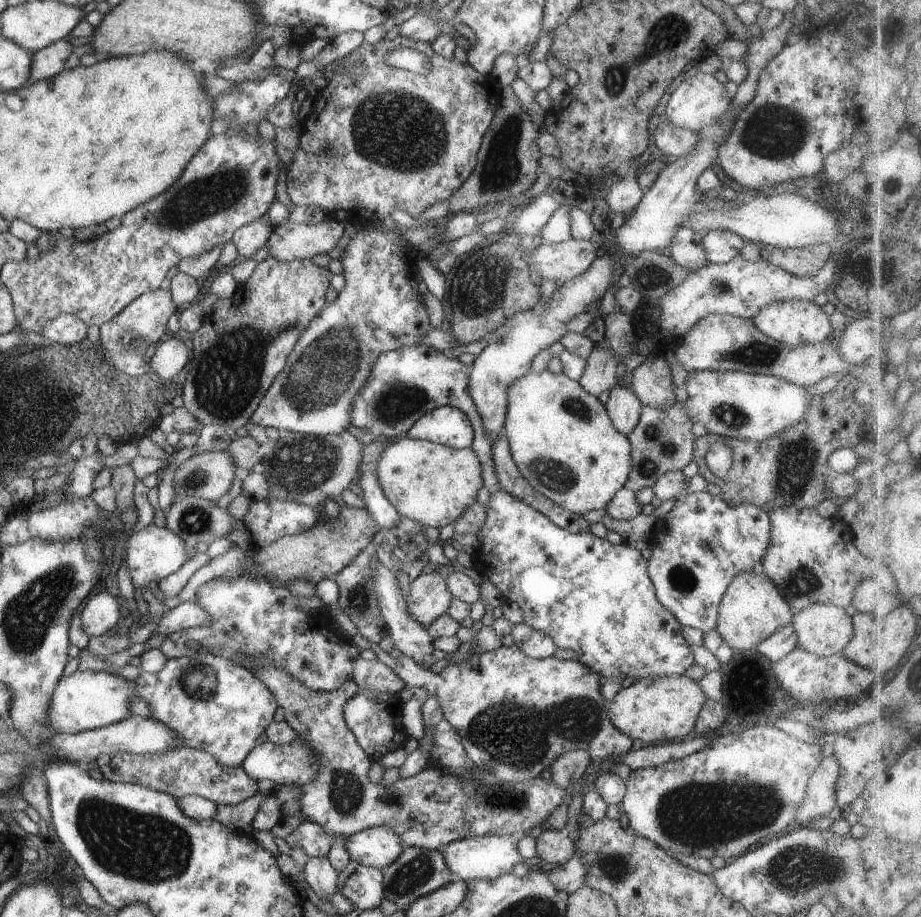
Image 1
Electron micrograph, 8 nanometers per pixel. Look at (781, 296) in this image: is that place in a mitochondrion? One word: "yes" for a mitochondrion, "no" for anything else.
no

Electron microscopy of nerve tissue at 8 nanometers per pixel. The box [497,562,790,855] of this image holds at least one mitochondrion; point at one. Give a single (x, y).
(684, 812)

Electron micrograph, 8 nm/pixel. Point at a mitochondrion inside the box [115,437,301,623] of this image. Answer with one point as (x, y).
(193, 520)

